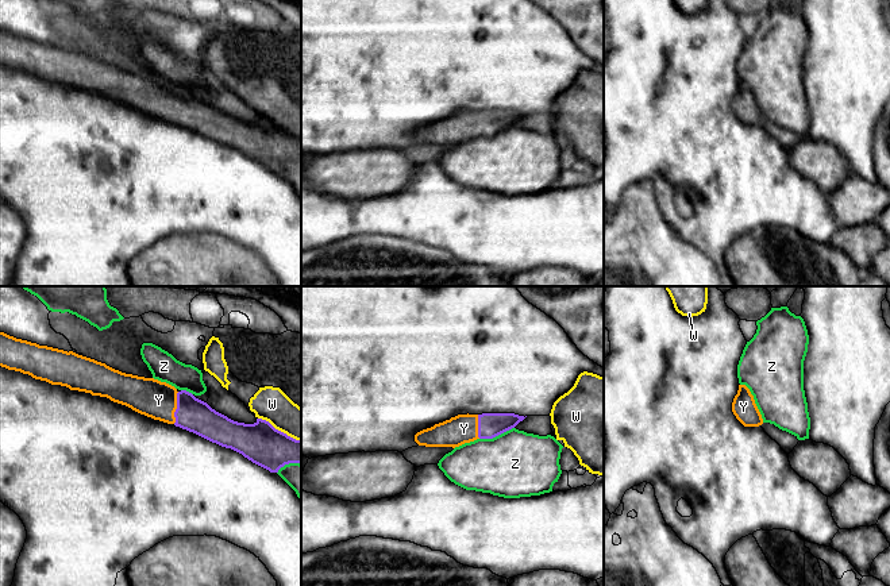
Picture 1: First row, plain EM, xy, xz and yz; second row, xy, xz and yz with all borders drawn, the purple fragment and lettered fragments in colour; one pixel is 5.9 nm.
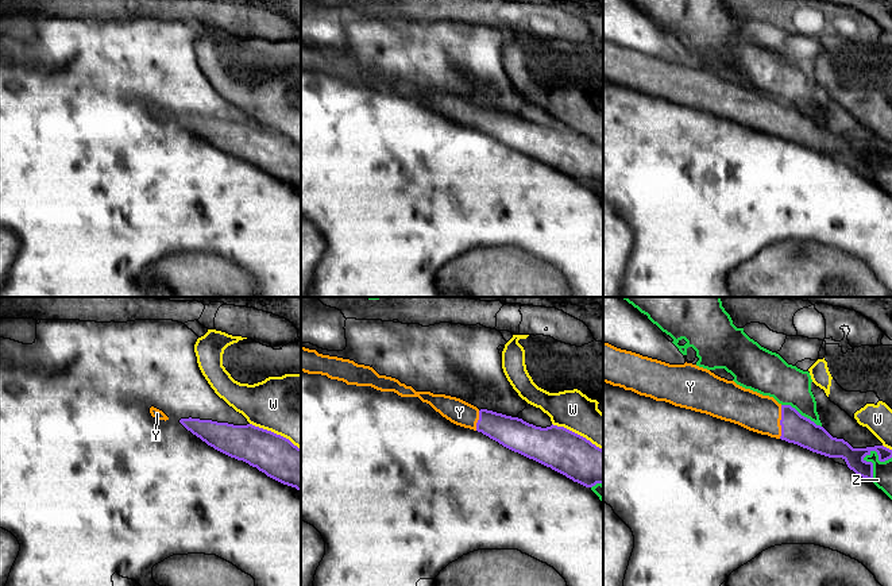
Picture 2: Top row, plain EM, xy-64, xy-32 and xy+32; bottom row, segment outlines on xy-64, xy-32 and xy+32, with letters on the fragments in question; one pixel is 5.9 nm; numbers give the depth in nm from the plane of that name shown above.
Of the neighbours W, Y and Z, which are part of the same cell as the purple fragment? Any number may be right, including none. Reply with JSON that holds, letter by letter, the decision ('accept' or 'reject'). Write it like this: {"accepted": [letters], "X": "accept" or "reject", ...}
{"accepted": ["Y"], "W": "reject", "Y": "accept", "Z": "reject"}

